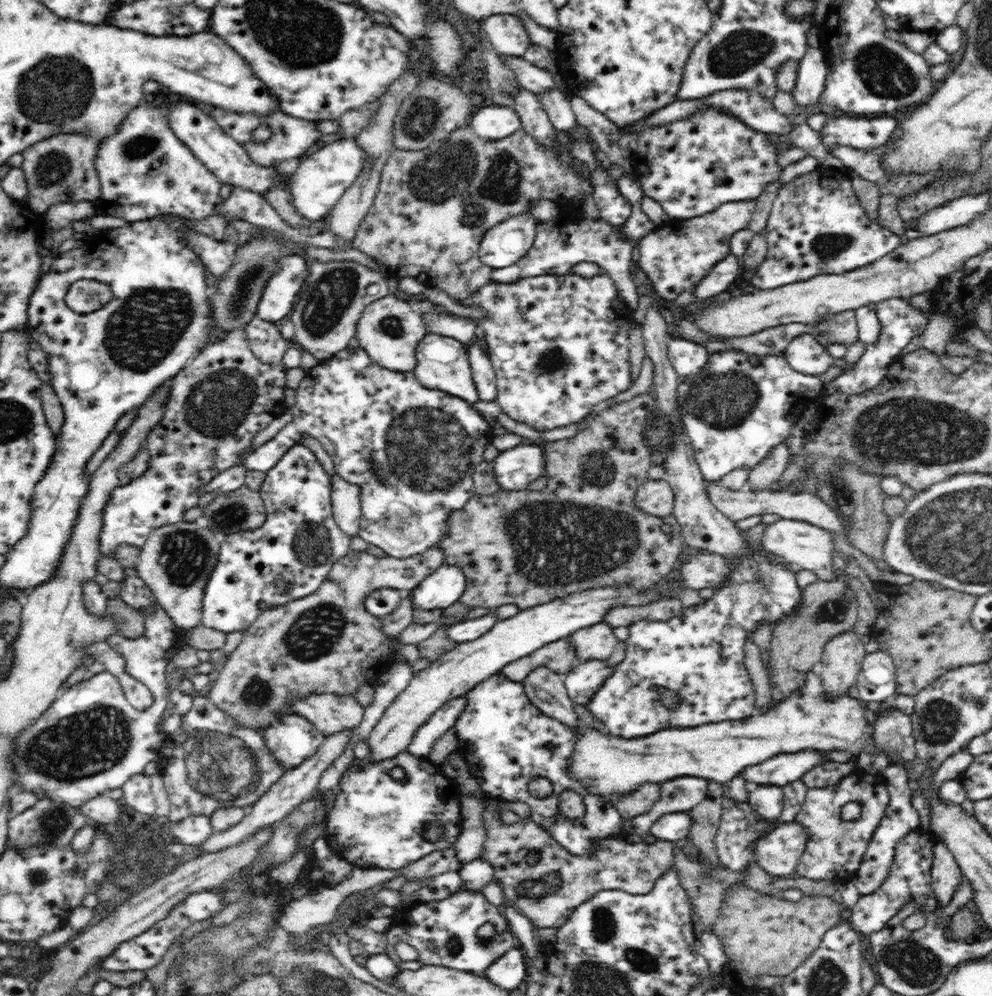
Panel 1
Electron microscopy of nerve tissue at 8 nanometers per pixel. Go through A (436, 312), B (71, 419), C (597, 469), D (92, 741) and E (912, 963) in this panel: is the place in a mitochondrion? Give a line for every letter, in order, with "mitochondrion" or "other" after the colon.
A: other
B: other
C: mitochondrion
D: mitochondrion
E: mitochondrion

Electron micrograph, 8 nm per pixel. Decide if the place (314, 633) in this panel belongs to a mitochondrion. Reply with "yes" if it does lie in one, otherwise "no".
yes

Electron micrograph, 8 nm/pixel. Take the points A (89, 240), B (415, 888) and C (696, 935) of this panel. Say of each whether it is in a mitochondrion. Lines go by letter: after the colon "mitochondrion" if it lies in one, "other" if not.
A: other
B: other
C: other

